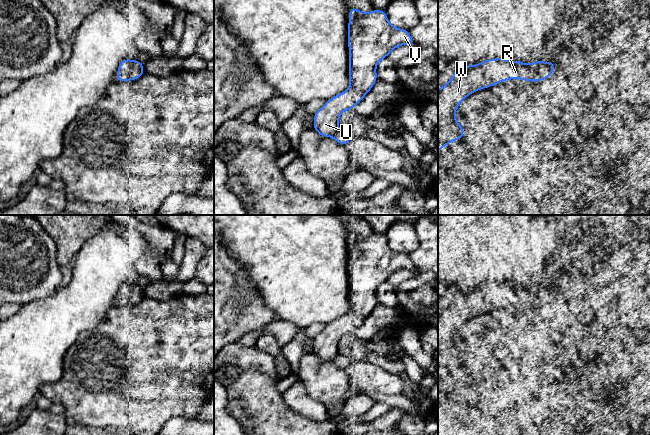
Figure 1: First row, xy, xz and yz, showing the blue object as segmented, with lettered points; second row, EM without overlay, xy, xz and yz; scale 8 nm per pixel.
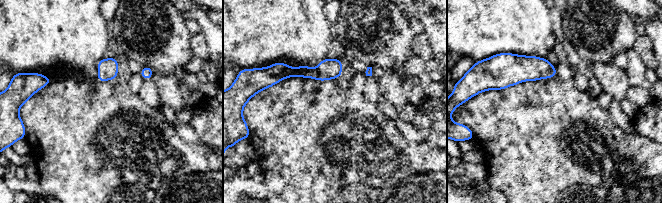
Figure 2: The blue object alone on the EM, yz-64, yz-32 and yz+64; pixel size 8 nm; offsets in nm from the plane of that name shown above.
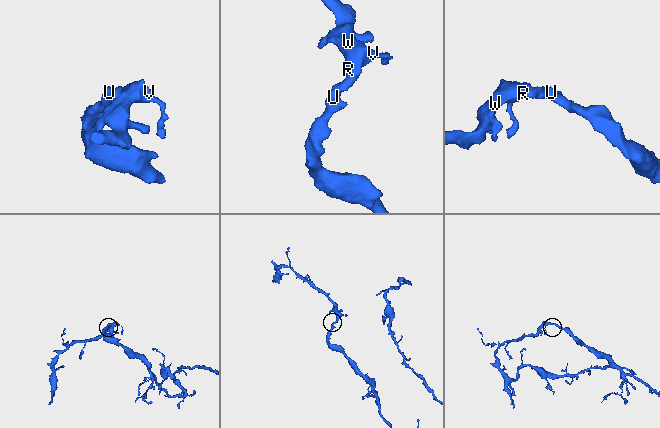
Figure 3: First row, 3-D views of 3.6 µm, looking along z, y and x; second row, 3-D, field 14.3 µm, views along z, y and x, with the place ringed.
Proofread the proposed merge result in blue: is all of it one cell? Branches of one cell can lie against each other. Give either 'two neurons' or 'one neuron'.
one neuron

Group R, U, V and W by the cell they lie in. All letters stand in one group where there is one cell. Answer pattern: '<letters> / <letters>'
R U V W

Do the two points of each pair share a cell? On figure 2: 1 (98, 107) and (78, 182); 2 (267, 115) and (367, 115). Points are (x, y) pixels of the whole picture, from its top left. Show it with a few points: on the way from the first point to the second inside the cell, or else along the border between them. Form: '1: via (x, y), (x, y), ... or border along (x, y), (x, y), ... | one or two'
1: via (95, 126), (86, 141), (80, 163) | one
2: via (292, 115), (339, 115), (342, 112) | one

